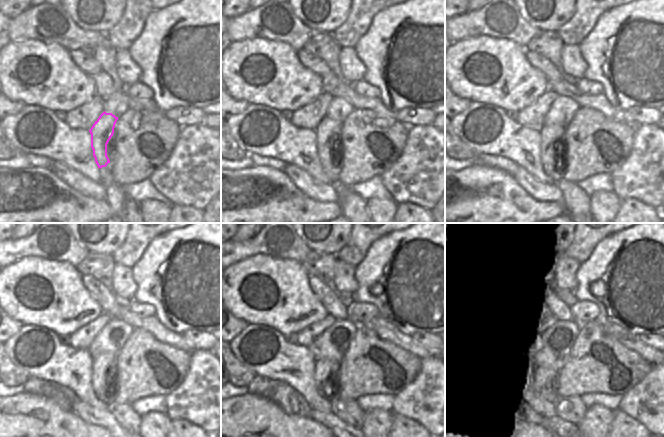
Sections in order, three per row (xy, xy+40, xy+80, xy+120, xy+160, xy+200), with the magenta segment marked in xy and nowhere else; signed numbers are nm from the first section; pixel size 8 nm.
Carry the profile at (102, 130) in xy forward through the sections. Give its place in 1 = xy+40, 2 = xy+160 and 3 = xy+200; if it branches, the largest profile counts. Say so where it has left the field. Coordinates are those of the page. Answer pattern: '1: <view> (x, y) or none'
1: xy+40 (327, 130)
2: xy+160 (324, 369)
3: xy+200 (548, 376)

